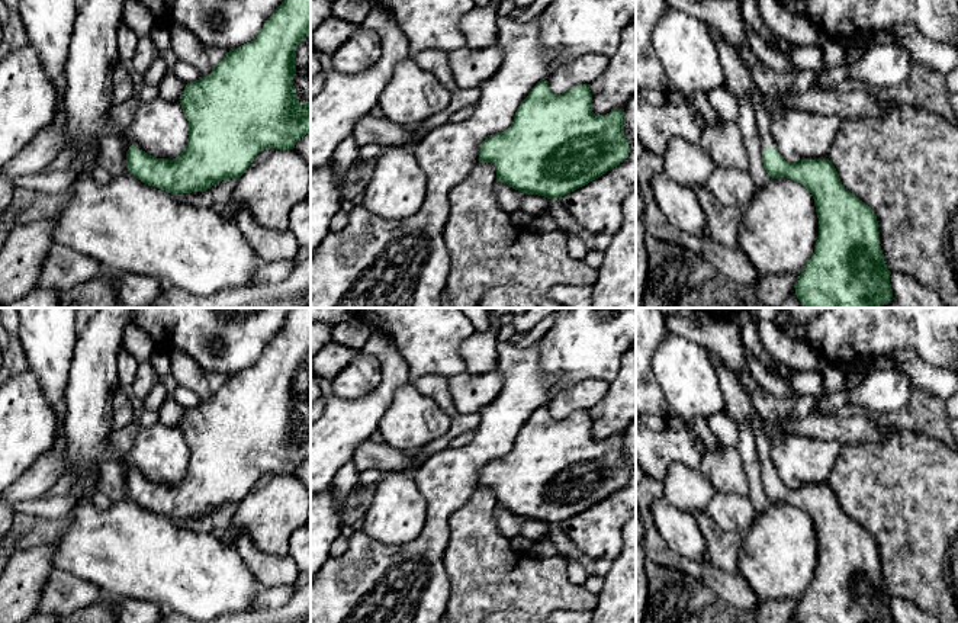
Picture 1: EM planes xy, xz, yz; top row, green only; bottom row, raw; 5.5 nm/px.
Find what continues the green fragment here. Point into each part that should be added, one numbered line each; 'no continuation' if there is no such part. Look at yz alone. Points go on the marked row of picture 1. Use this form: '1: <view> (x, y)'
1: yz (739, 79)

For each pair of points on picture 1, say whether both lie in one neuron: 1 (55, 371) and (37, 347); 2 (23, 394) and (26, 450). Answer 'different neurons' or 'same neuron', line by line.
1: same neuron
2: same neuron

